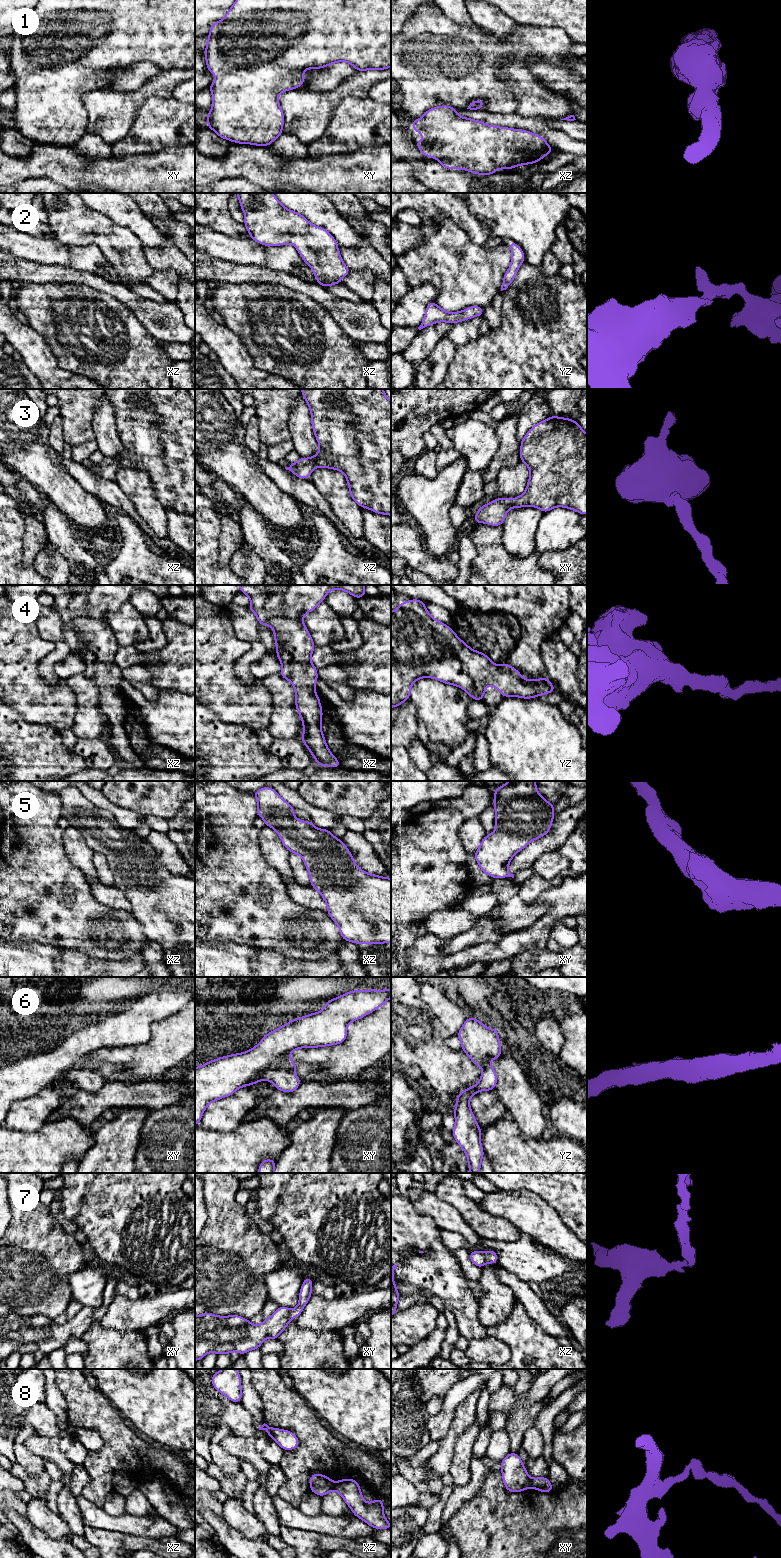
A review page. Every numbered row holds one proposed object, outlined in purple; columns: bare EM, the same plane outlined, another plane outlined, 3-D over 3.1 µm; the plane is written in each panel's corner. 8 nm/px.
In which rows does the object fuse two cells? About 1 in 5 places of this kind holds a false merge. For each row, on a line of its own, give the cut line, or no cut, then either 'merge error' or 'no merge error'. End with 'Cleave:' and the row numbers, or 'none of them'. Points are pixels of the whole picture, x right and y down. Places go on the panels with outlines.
1: no cut; no merge error
2: no cut; no merge error
3: no cut; no merge error
4: no cut; no merge error
5: no cut; no merge error
6: no cut; no merge error
7: no cut; no merge error
8: cut in xy along (531, 1479), (529, 1486); merge error
Cleave: 8

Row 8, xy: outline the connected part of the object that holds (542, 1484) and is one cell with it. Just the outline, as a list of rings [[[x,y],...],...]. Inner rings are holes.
[[[547,1477],[532,1478],[530,1480],[530,1487],[545,1493],[555,1489]]]

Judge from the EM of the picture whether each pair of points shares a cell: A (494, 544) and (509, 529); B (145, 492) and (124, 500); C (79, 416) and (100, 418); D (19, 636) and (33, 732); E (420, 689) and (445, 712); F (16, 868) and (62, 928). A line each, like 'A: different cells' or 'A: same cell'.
A: different cells
B: different cells
C: different cells
D: different cells
E: same cell
F: same cell

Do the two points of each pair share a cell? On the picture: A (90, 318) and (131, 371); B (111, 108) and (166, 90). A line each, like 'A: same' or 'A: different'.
A: same
B: same

